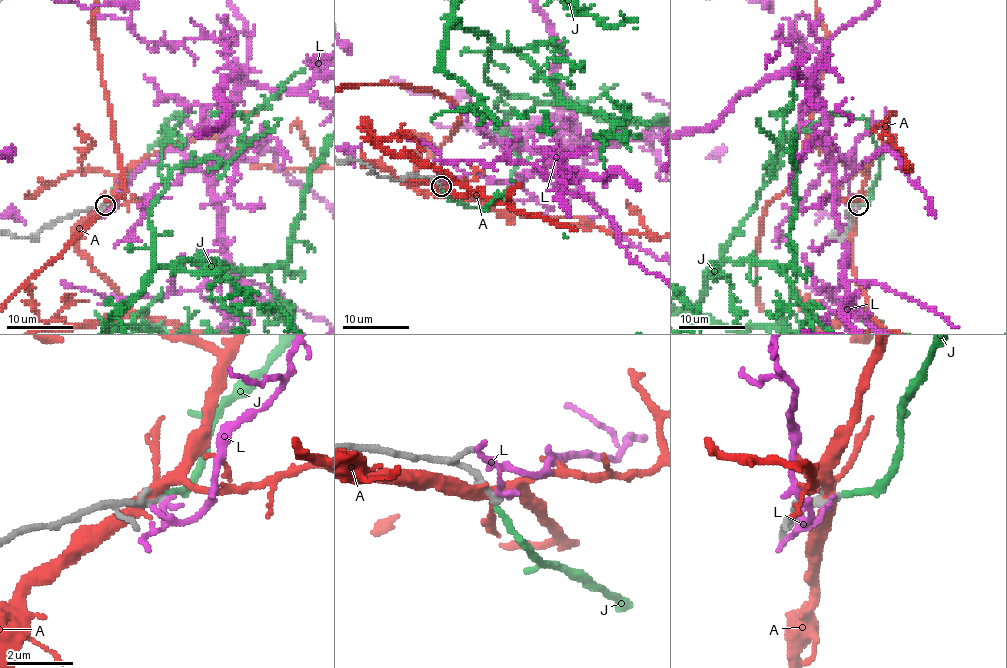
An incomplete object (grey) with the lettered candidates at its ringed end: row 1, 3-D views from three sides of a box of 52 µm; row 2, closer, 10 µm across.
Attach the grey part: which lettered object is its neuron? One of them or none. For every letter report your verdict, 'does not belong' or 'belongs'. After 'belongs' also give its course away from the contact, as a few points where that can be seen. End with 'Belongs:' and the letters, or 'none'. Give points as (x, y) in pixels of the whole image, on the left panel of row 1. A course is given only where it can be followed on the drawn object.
A: does not belong
J: belongs
L: does not belong
Belongs: J

